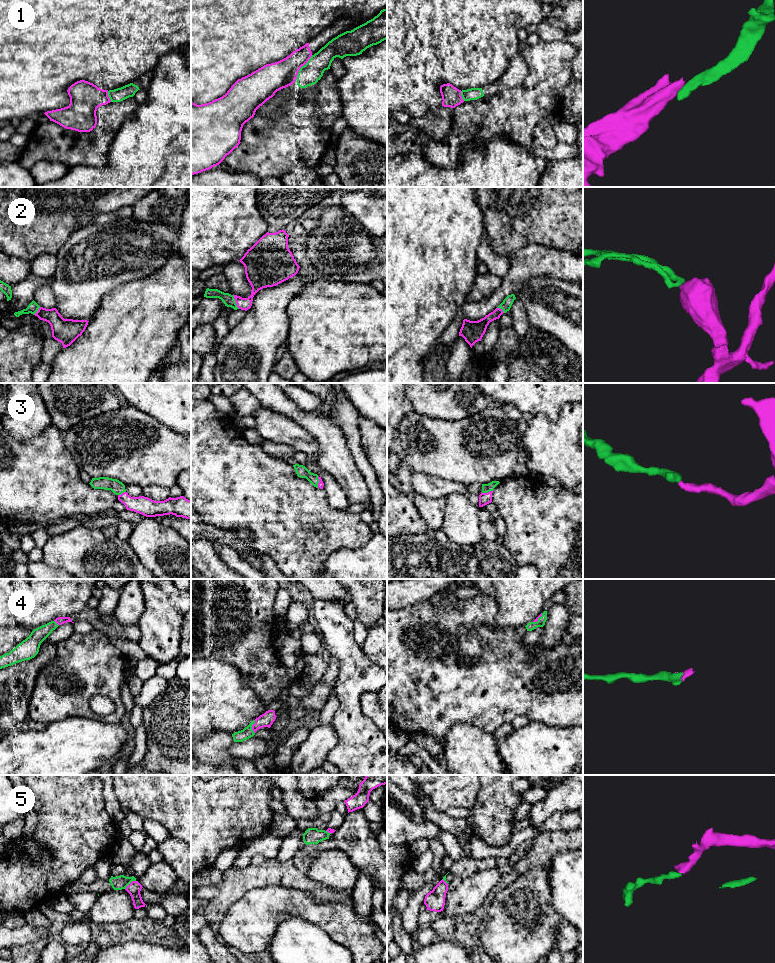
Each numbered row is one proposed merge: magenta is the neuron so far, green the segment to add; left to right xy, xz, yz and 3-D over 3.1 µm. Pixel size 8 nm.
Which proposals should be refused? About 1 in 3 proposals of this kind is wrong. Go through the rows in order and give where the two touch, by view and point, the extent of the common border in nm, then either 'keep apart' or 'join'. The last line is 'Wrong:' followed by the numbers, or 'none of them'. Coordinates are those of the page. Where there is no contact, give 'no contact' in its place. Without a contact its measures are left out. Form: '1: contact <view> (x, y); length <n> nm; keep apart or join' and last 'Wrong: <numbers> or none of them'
1: contact xz (301, 66); length 240 nm; keep apart
2: contact xz (235, 301); length 130 nm; join
3: contact yz (486, 493); length 100 nm; join
4: contact xz (252, 727); length 110 nm; join
5: contact xy (129, 884); length 120 nm; keep apart
Wrong: 1, 5

